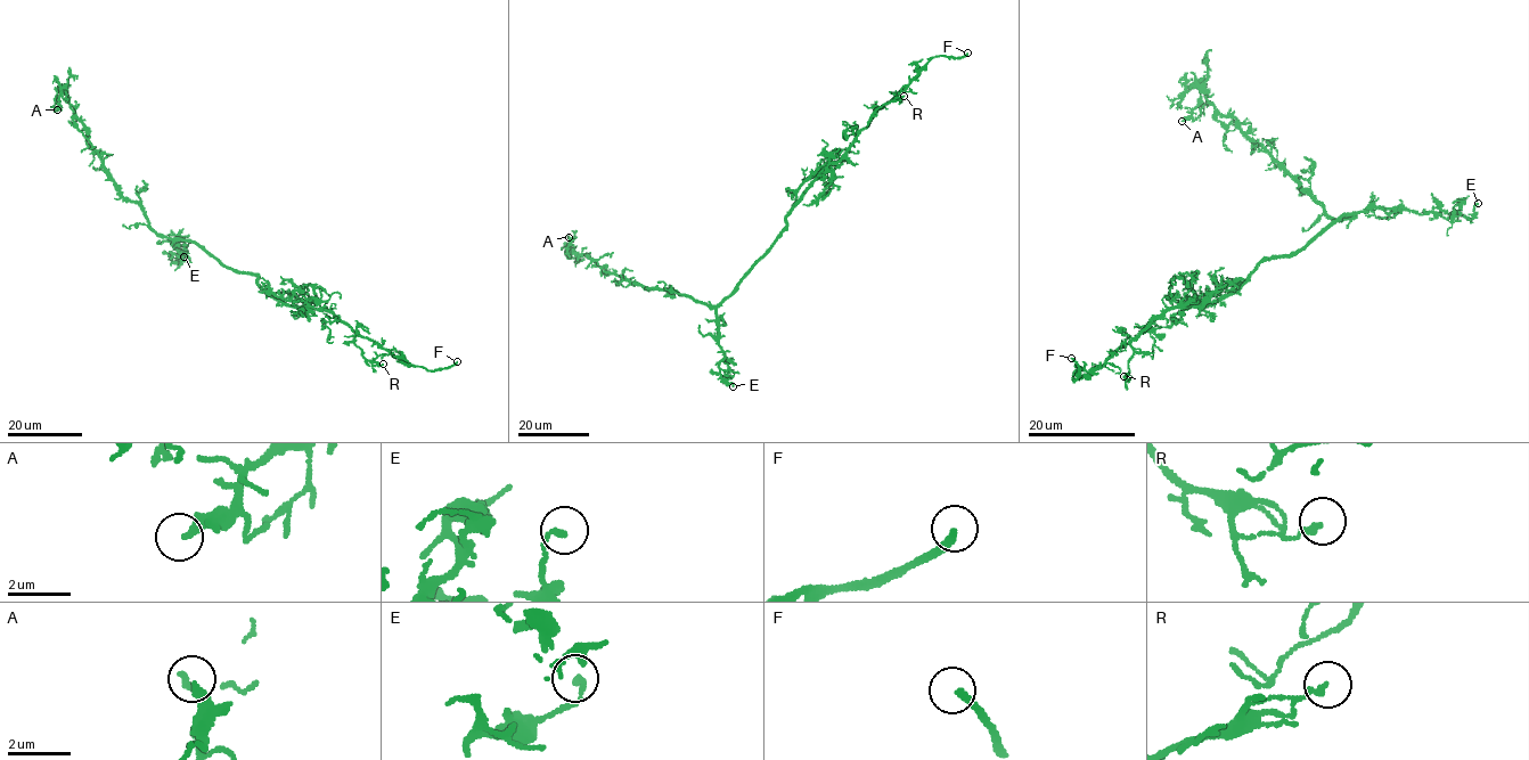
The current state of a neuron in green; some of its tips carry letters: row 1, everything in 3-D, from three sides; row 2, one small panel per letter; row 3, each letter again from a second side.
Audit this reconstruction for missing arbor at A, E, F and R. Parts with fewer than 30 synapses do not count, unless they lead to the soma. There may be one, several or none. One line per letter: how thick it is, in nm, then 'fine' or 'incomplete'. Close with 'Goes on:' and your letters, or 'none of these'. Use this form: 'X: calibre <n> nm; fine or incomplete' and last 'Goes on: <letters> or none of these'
A: calibre 280 nm; fine
E: calibre 200 nm; fine
F: calibre 240 nm; incomplete
R: calibre 170 nm; fine
Goes on: F

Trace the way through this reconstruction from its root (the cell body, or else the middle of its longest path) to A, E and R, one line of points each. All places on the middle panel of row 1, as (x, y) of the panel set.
A: (766, 252), (728, 296), (718, 304), (708, 305), (676, 292), (636, 285), (586, 255), (569, 255), (569, 237)
E: (766, 252), (717, 308), (718, 343), (725, 356), (719, 373), (724, 381), (733, 386)
R: (766, 252), (786, 225), (790, 210), (841, 158), (874, 112), (904, 96)

